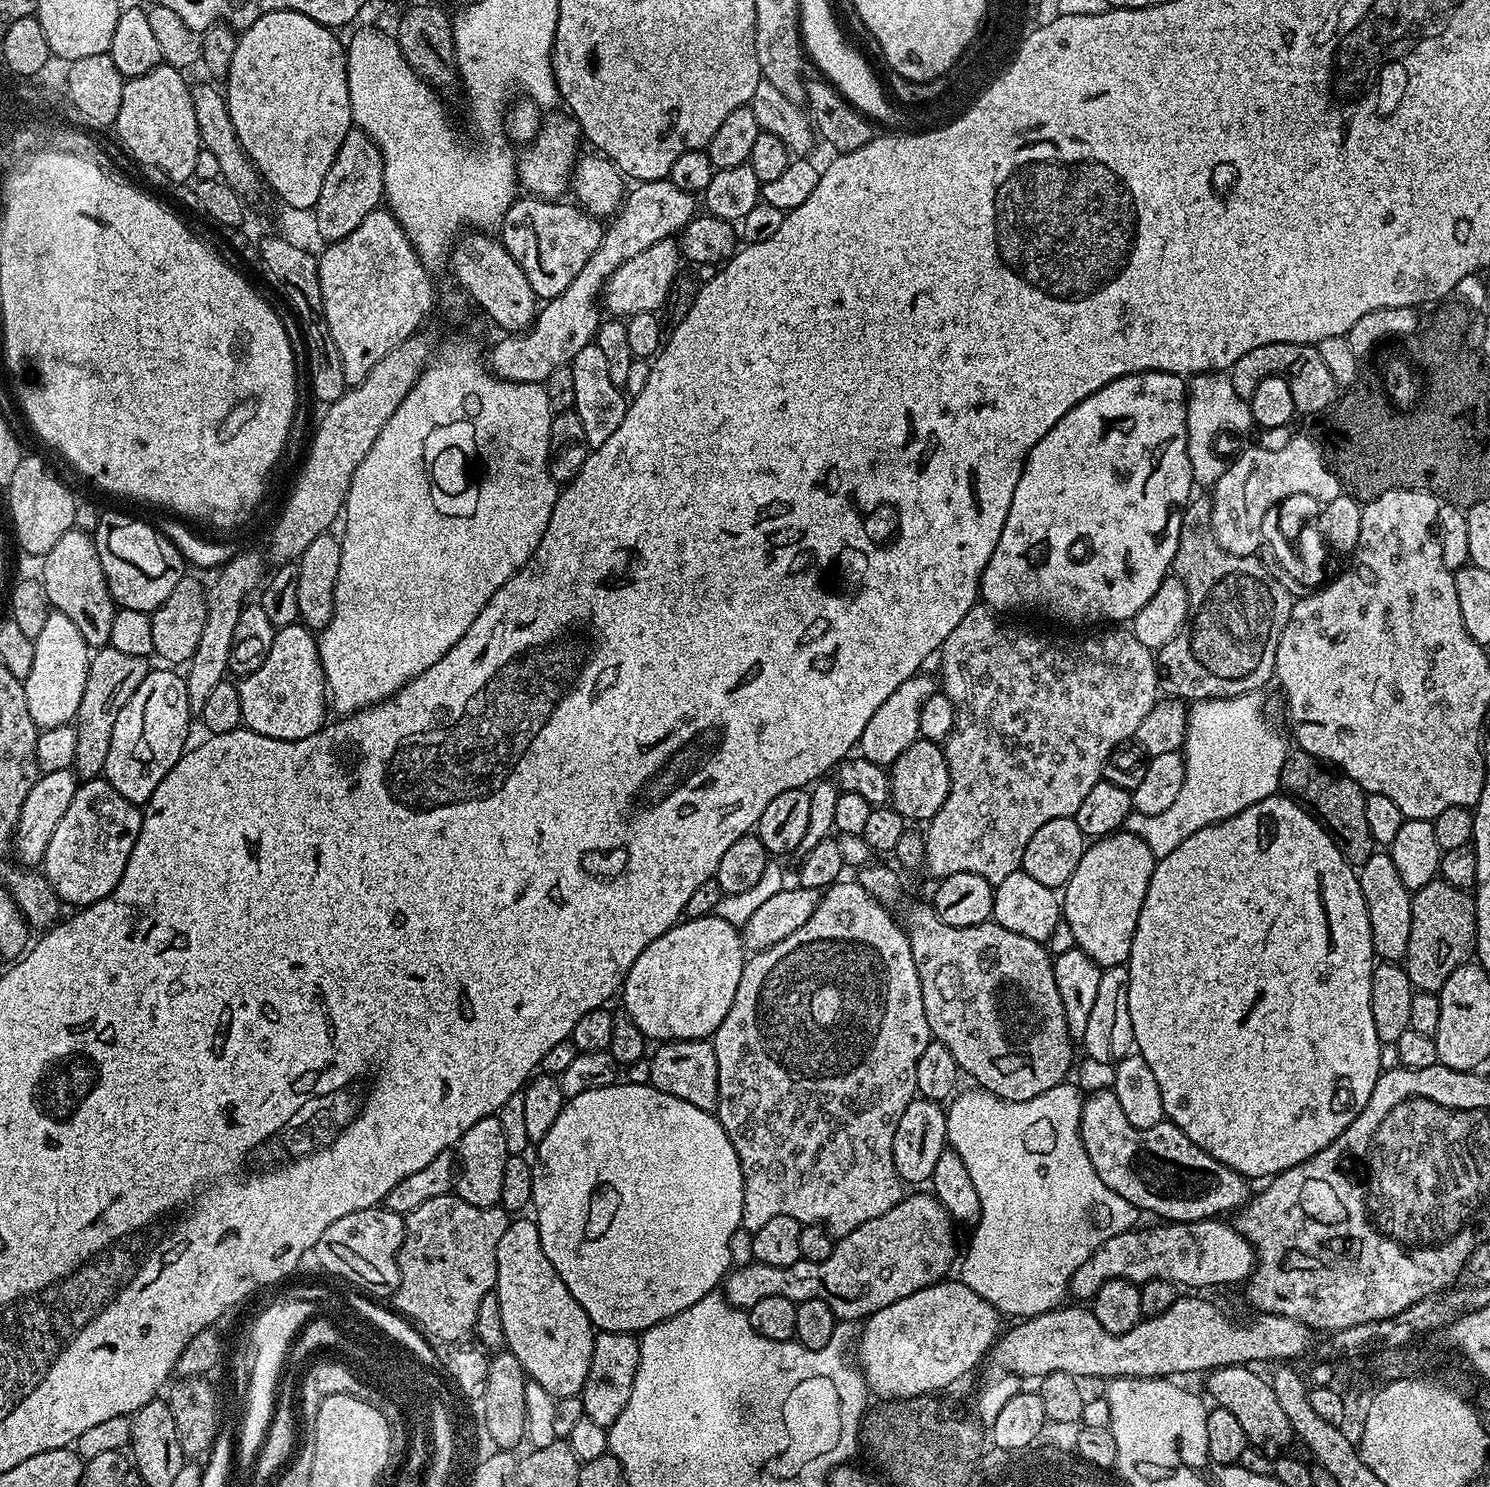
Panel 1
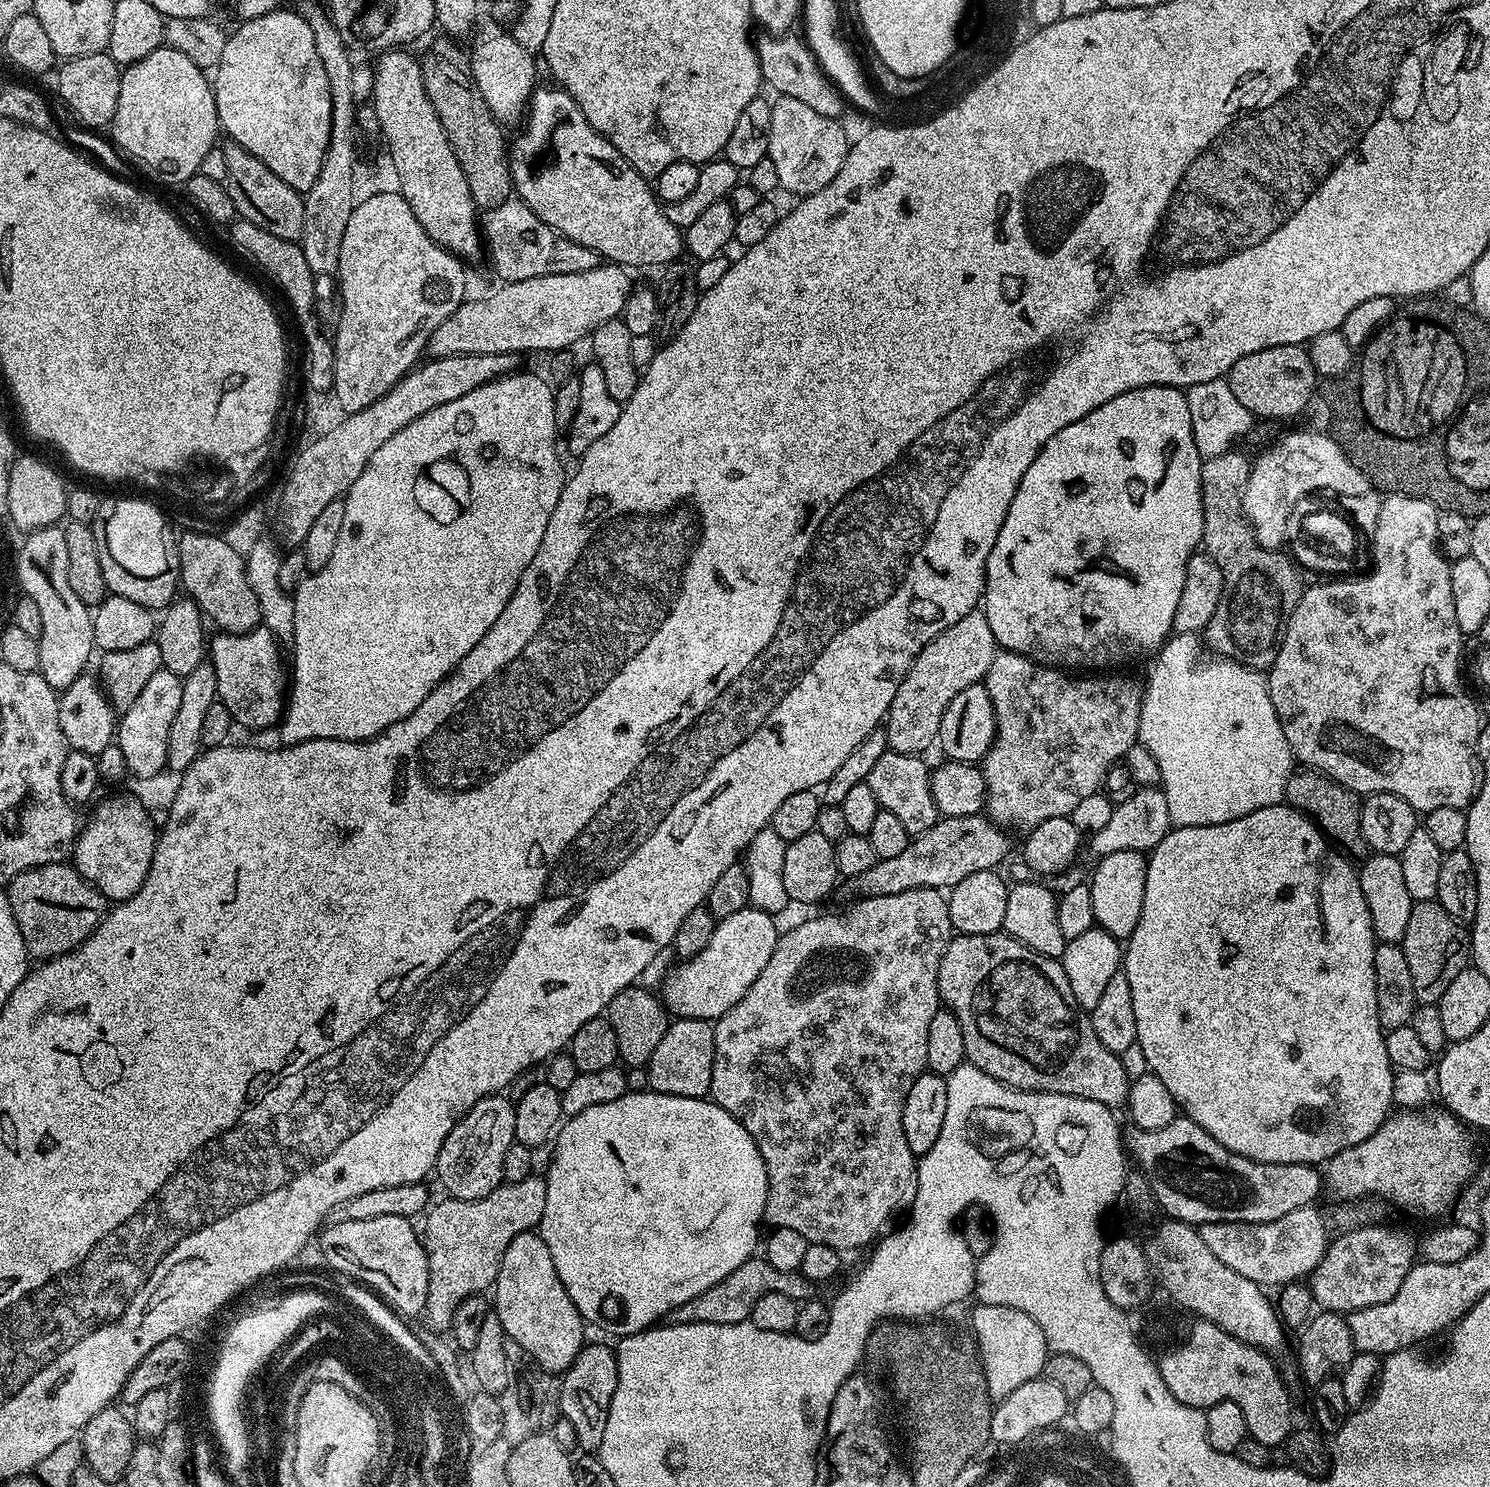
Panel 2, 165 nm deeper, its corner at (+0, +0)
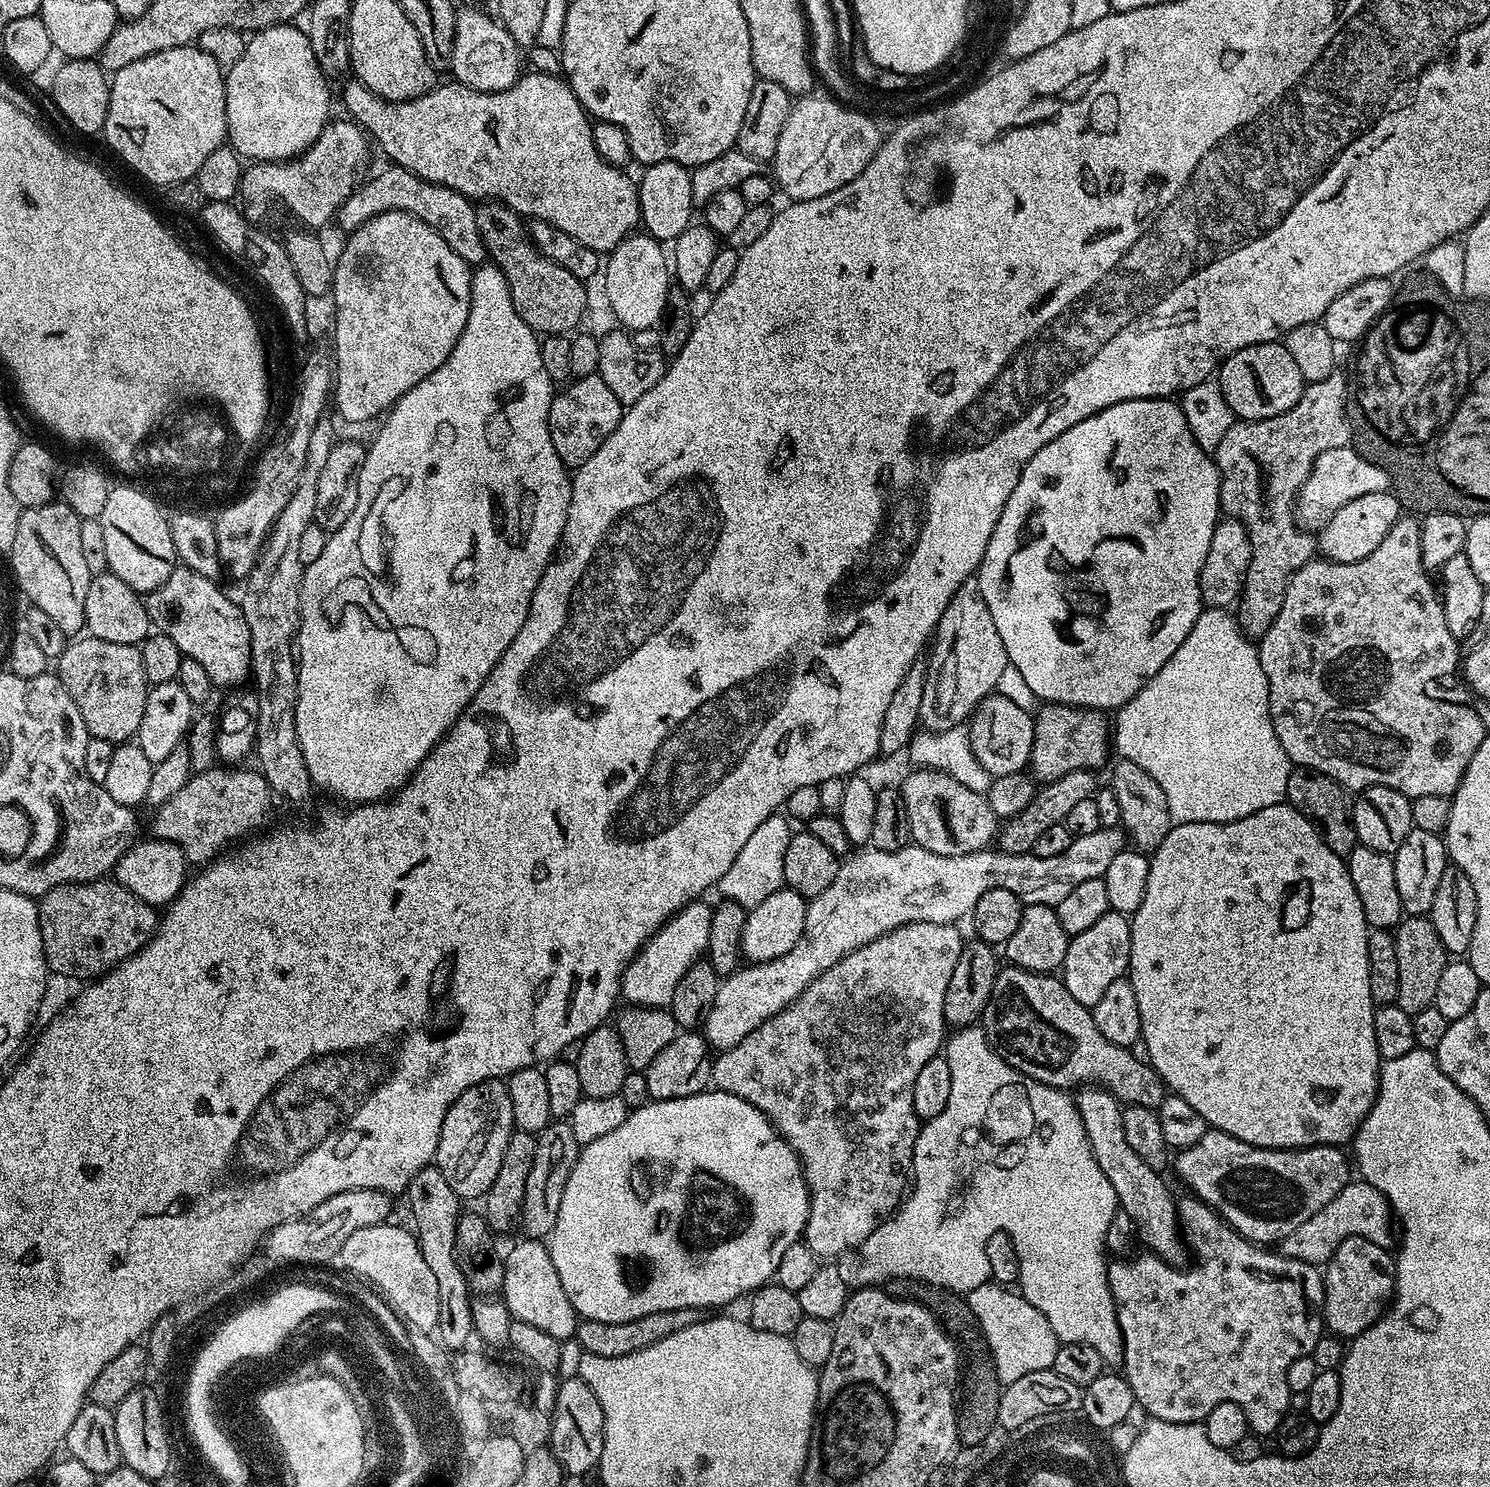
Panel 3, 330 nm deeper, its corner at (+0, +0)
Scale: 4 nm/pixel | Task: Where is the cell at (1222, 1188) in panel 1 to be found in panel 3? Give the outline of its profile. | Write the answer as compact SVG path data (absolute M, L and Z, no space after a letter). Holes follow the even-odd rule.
M1209 1128L1207 1132L1204 1132L1202 1138L1198 1138L1198 1142L1194 1146L1179 1149L1175 1153L1174 1164L1176 1160L1176 1172L1192 1187L1189 1189L1199 1196L1202 1202L1206 1202L1206 1206L1213 1208L1239 1236L1245 1236L1253 1244L1276 1246L1279 1245L1281 1240L1285 1240L1290 1234L1294 1234L1294 1230L1298 1230L1298 1226L1302 1226L1302 1222L1306 1222L1309 1218L1314 1218L1314 1214L1318 1214L1318 1210L1322 1210L1322 1206L1326 1206L1326 1202L1330 1202L1330 1198L1334 1198L1334 1194L1338 1194L1338 1190L1342 1190L1350 1183L1350 1176L1348 1176L1350 1160L1349 1157L1348 1160L1344 1157L1344 1151L1343 1147L1334 1144L1319 1144L1313 1148L1263 1148L1262 1146L1250 1146L1250 1142L1242 1142L1230 1134L1218 1131L1216 1128Z

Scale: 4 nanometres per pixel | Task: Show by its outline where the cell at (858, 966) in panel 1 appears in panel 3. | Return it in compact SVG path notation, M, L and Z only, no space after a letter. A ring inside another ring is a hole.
M914 922L903 924L843 956L834 966L830 966L790 1006L786 1006L774 1018L770 1018L758 1030L746 1034L742 1042L733 1048L725 1048L713 1059L711 1083L719 1091L729 1092L762 1110L766 1118L776 1128L776 1132L800 1159L800 1167L804 1169L804 1181L808 1184L808 1217L804 1227L802 1243L818 1258L836 1258L843 1252L859 1249L861 1244L874 1234L874 1230L888 1219L900 1207L910 1188L910 1173L914 1146L922 1127L922 1121L914 1110L914 1082L918 1078L922 1066L930 1062L943 1049L946 1043L946 1025L944 1007L946 1006L946 986L950 986L950 974L954 974L954 966L963 954L966 940L960 937L956 924L939 924L938 922Z

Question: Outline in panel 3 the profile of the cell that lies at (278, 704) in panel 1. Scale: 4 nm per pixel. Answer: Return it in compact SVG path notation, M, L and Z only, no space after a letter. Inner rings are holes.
M177 566L147 597L148 615L155 631L168 636L178 646L181 657L189 656L199 662L210 674L217 689L232 688L249 679L252 670L250 626L244 617L243 607L236 604L219 588L216 580L206 578L194 570Z

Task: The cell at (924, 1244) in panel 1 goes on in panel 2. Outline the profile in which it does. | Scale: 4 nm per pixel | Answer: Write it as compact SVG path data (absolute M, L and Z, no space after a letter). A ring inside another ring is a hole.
M753 1258L742 1262L738 1270L726 1274L722 1282L710 1286L706 1294L698 1294L698 1298L682 1302L682 1306L675 1308L666 1320L670 1324L742 1324L751 1317L754 1302L758 1302L758 1298L766 1294L786 1294L786 1298L800 1302L809 1295L808 1288L809 1281L799 1271L774 1270L768 1260Z

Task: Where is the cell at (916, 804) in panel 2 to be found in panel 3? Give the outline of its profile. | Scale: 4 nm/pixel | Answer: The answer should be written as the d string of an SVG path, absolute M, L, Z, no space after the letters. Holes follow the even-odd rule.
M917 767L916 772L912 772L908 777L905 778L904 784L901 783L899 785L900 793L902 794L902 798L906 802L906 818L908 819L908 835L910 837L911 843L918 847L925 848L928 851L932 851L934 854L940 855L964 855L970 854L971 852L978 852L984 849L987 849L989 845L993 843L997 839L998 833L1002 827L1002 821L1000 817L994 814L994 810L990 806L990 802L988 801L987 795L983 792L975 792L974 790L970 790L966 786L962 786L962 782L958 782L958 778L954 778L946 774L945 772L937 772L935 768L921 768Z

